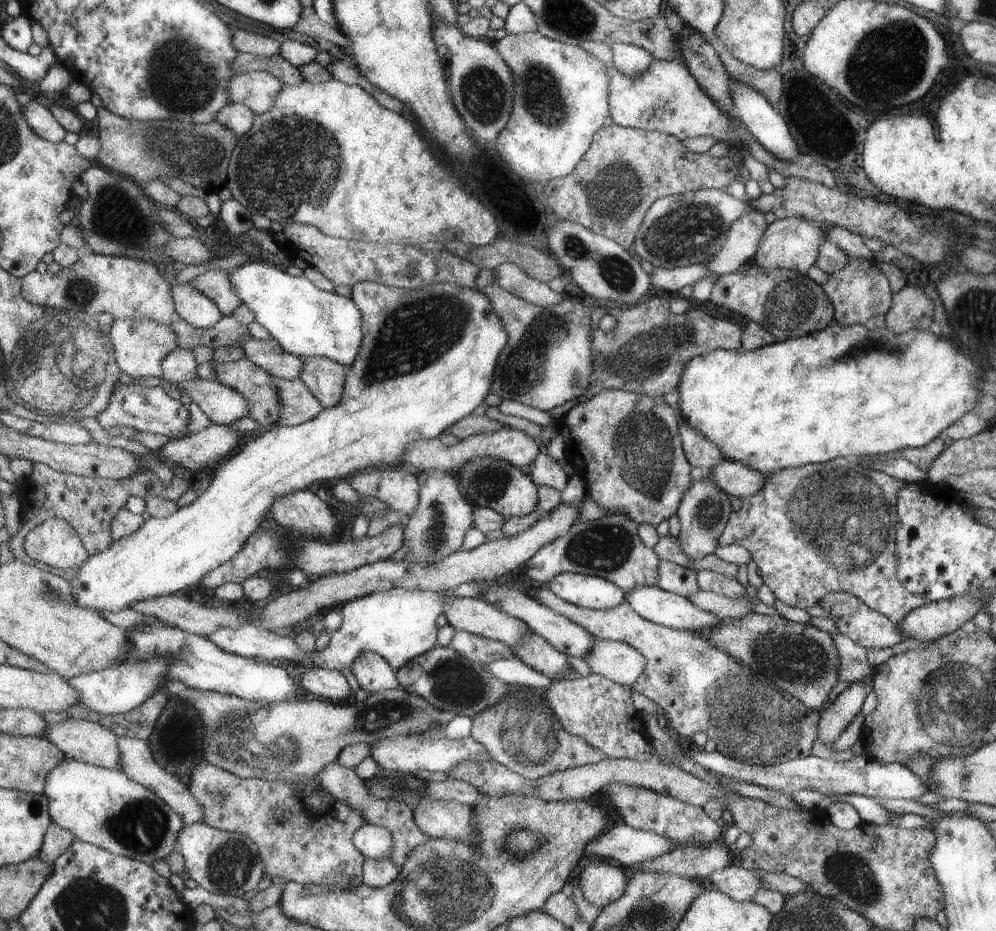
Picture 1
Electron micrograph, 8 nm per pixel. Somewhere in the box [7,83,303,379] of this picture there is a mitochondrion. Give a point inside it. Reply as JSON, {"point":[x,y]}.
{"point":[190,155]}

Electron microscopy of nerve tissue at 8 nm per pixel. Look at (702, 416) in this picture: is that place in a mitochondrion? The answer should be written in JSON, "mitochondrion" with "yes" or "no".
{"mitochondrion":"no"}

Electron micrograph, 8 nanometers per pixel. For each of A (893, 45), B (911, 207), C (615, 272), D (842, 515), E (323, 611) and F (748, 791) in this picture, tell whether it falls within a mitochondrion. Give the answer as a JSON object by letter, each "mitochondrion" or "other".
{"A":"mitochondrion","B":"other","C":"mitochondrion","D":"mitochondrion","E":"other","F":"other"}

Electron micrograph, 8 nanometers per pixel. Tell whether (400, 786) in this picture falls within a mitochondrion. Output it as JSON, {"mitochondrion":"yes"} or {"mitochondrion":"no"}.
{"mitochondrion":"no"}

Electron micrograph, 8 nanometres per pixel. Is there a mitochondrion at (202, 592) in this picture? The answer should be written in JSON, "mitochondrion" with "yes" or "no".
{"mitochondrion":"no"}

